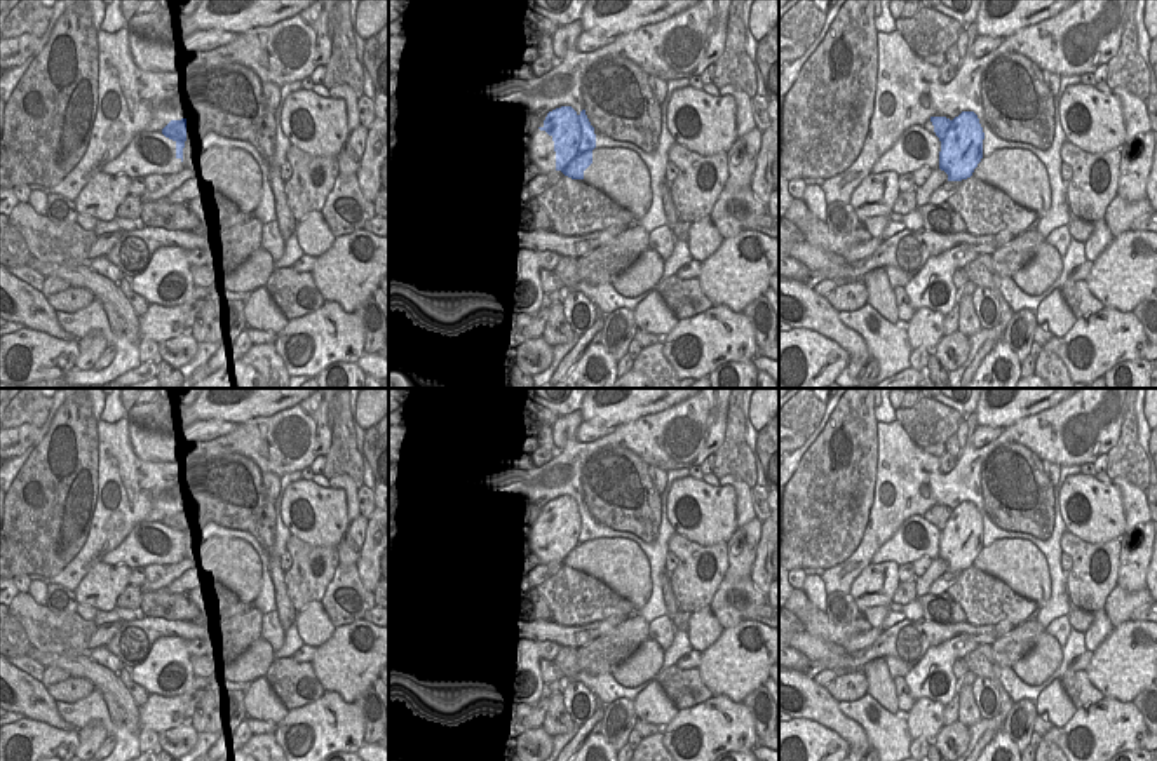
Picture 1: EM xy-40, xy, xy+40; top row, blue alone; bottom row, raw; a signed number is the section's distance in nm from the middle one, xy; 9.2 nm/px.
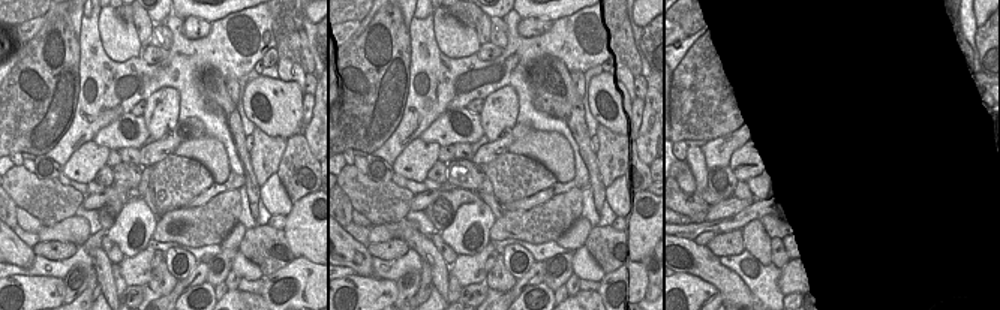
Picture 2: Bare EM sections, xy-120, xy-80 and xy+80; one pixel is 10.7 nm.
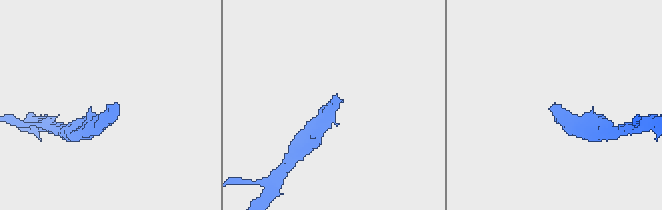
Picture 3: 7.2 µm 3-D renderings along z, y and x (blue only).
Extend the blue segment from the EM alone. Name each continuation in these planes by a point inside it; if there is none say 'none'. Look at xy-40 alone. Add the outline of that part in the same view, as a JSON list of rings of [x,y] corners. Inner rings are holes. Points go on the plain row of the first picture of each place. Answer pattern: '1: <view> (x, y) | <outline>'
1: xy-40 (201, 523) | [[[204,505],[186,508],[186,531],[183,538],[181,562],[195,564],[200,561],[200,552],[209,542],[218,542],[213,536],[218,521]]]

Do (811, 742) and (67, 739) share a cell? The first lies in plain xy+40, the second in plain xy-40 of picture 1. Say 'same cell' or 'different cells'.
same cell

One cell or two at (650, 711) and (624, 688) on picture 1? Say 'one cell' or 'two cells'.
one cell

